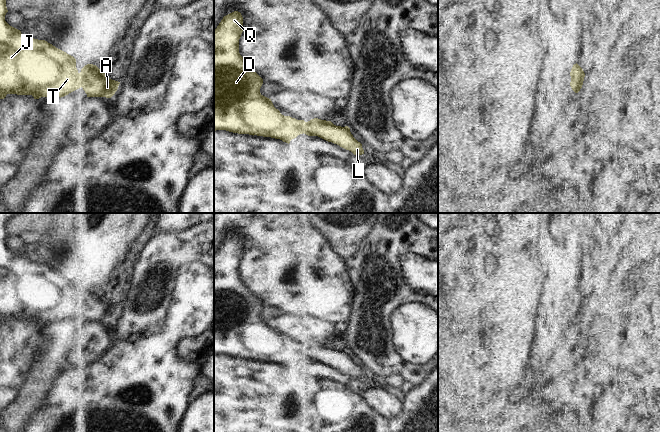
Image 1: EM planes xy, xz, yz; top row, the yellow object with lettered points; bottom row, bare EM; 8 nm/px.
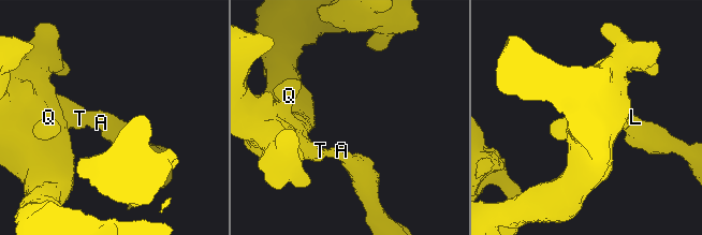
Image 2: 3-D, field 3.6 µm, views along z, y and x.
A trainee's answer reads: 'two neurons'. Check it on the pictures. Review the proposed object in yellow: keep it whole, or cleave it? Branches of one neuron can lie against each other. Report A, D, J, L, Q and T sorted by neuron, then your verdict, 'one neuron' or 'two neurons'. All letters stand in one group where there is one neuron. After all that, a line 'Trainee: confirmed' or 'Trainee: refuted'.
groups A D J L Q T; one neuron
Trainee: refuted

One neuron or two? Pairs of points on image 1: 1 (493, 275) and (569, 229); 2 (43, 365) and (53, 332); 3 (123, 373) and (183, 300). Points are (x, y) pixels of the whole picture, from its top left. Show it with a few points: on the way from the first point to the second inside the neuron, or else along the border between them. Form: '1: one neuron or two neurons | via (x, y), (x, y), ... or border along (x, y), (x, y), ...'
1: two neurons | border along (540, 226), (537, 232), (537, 256), (545, 271)
2: one neuron | via (51, 357), (53, 353), (53, 340)
3: one neuron | via (143, 361), (183, 320)

